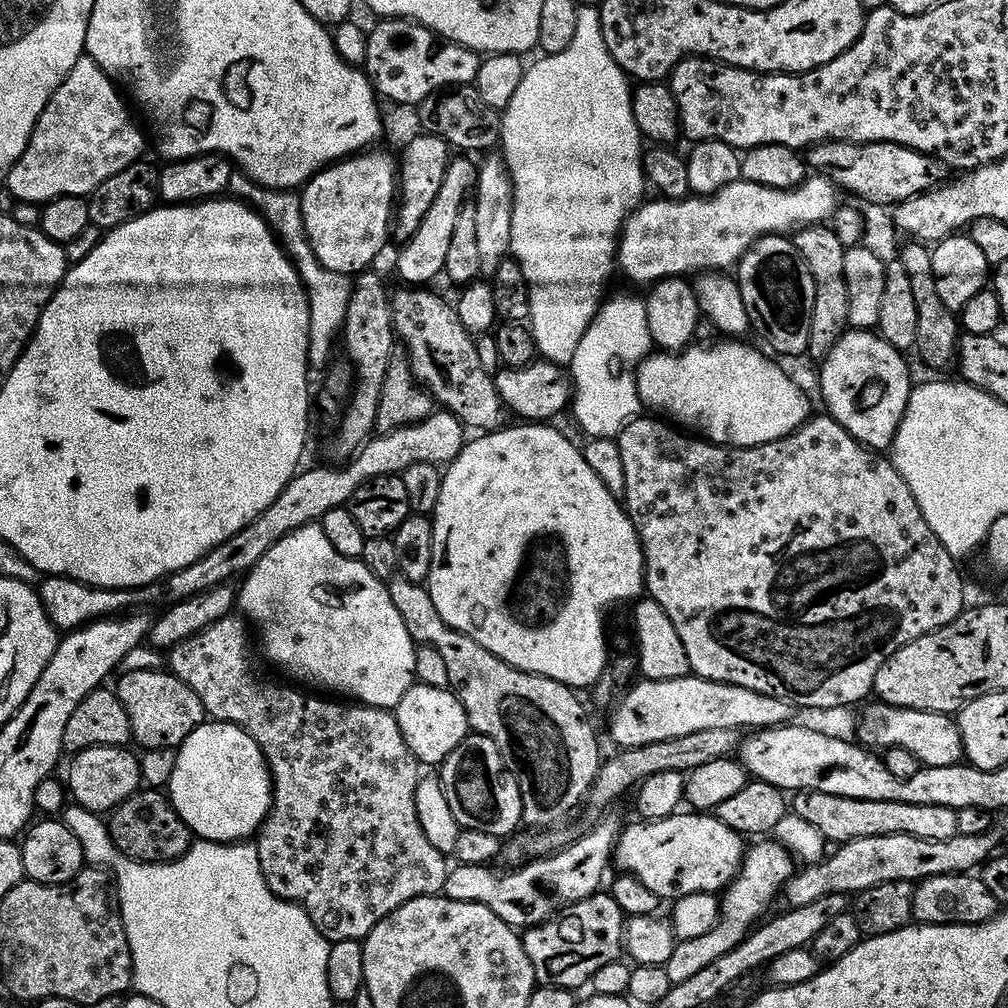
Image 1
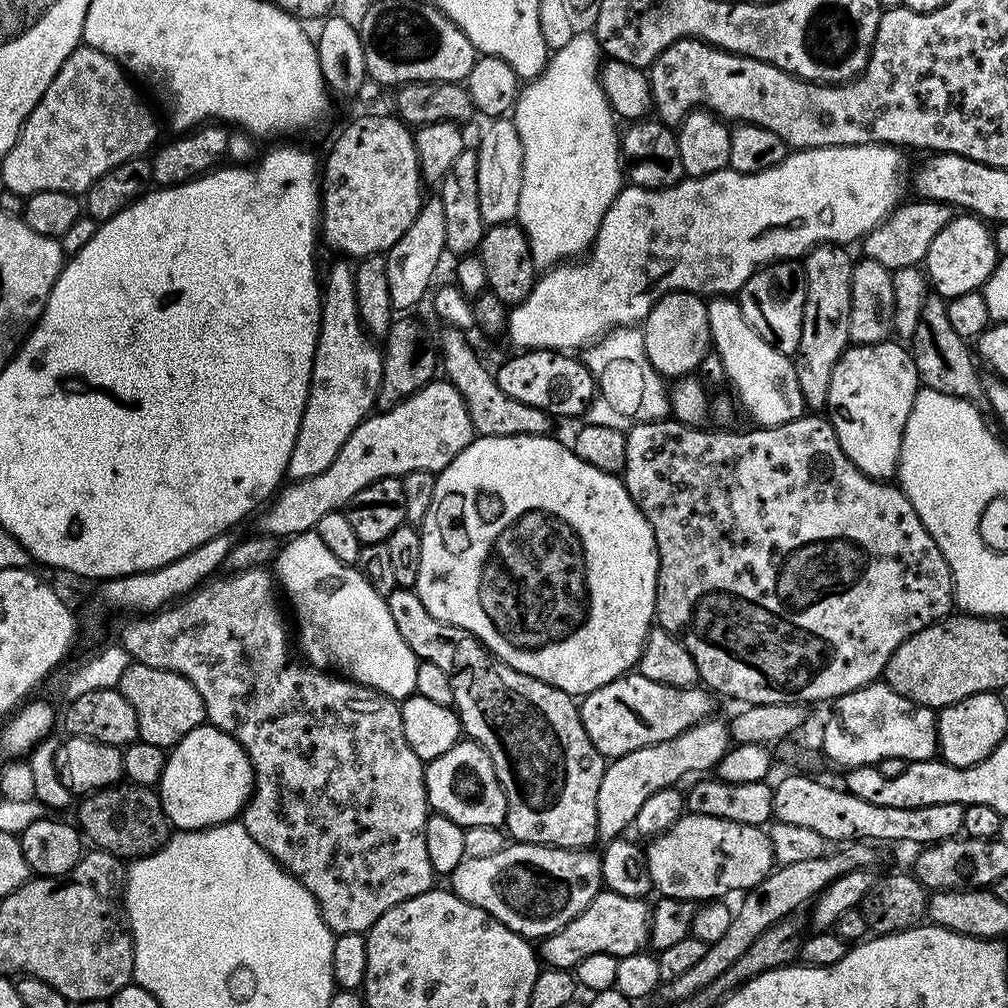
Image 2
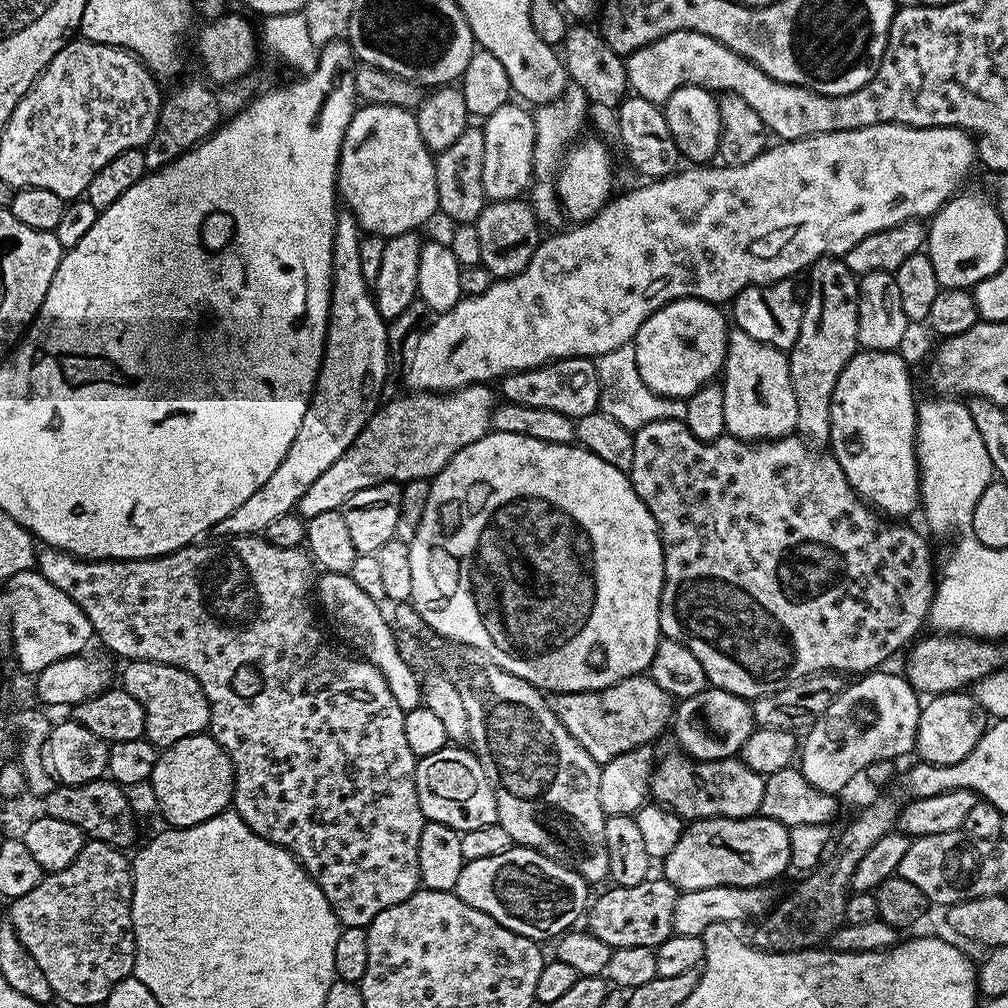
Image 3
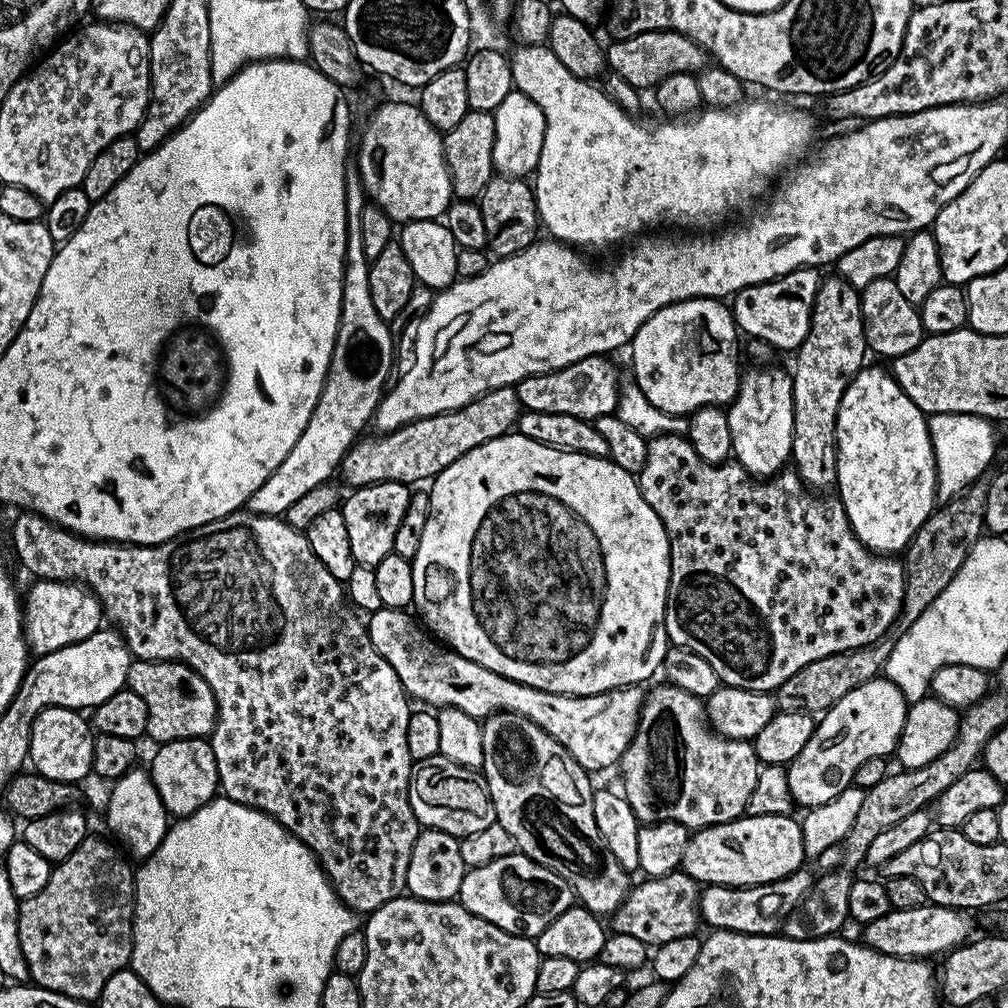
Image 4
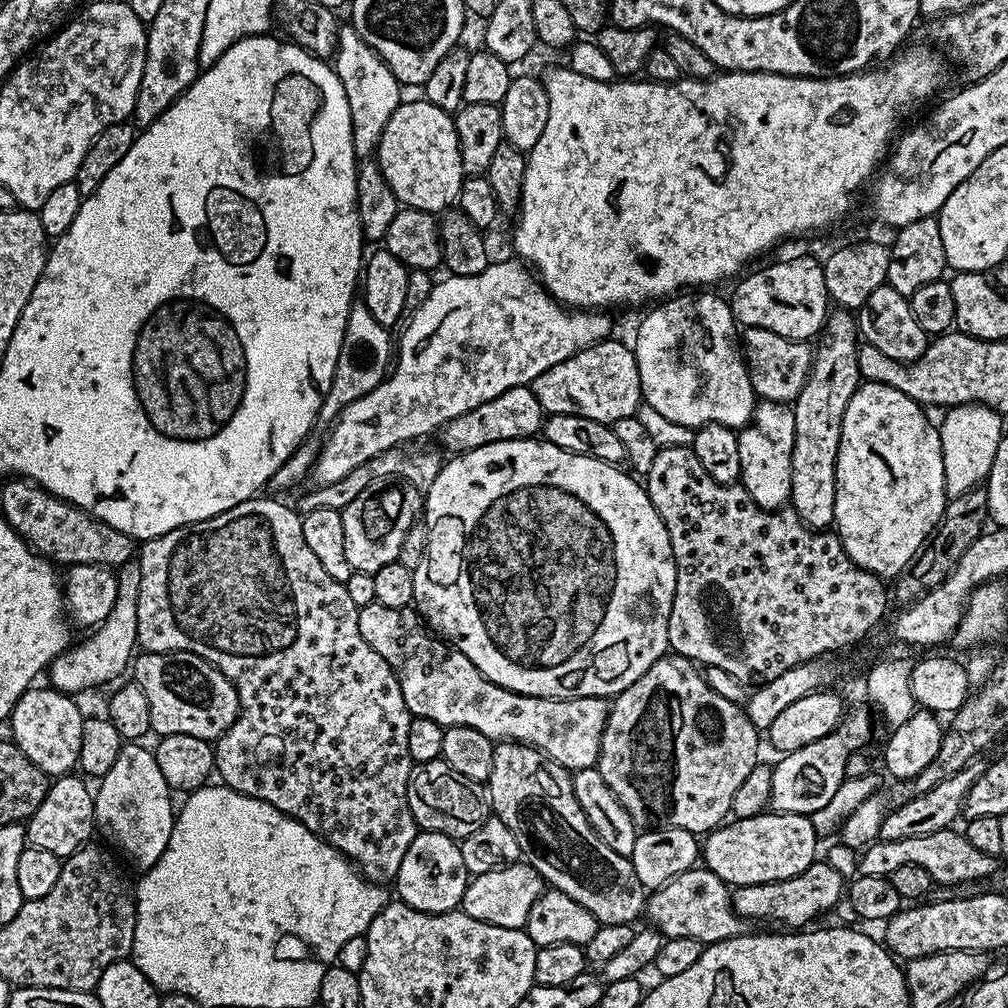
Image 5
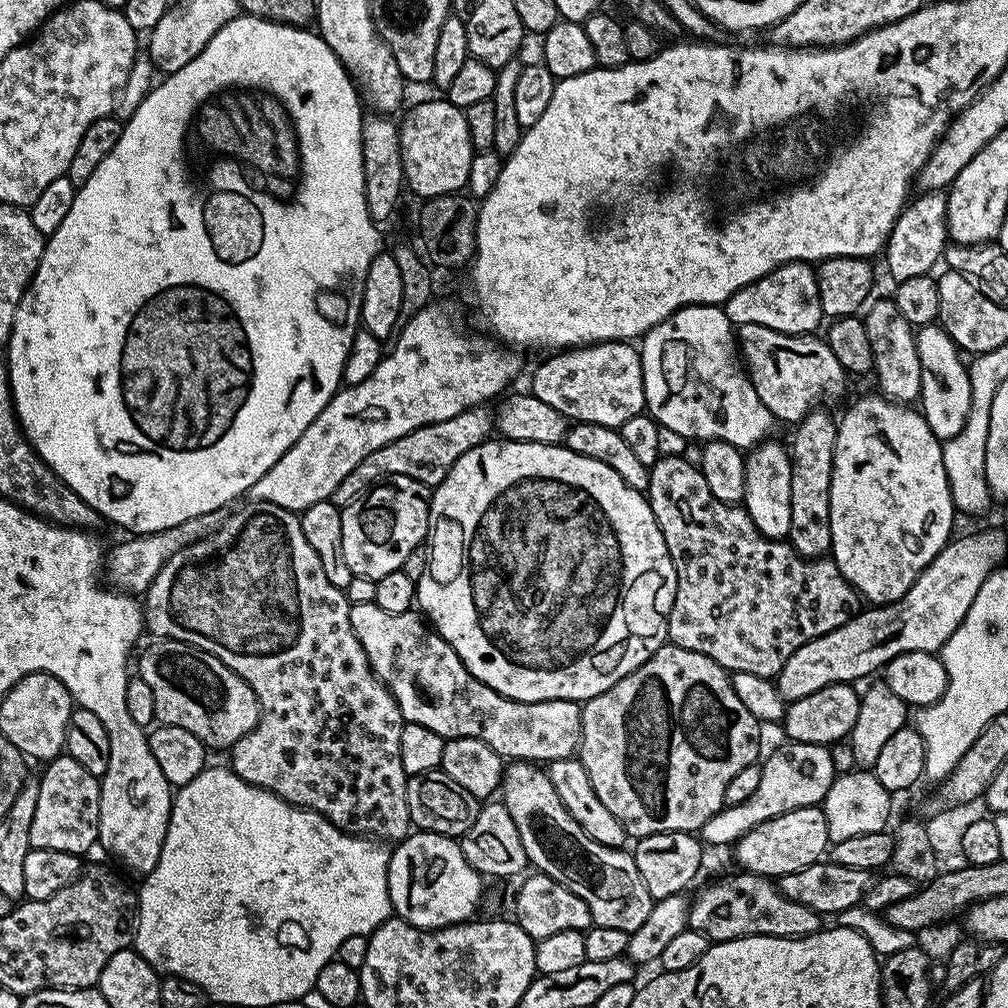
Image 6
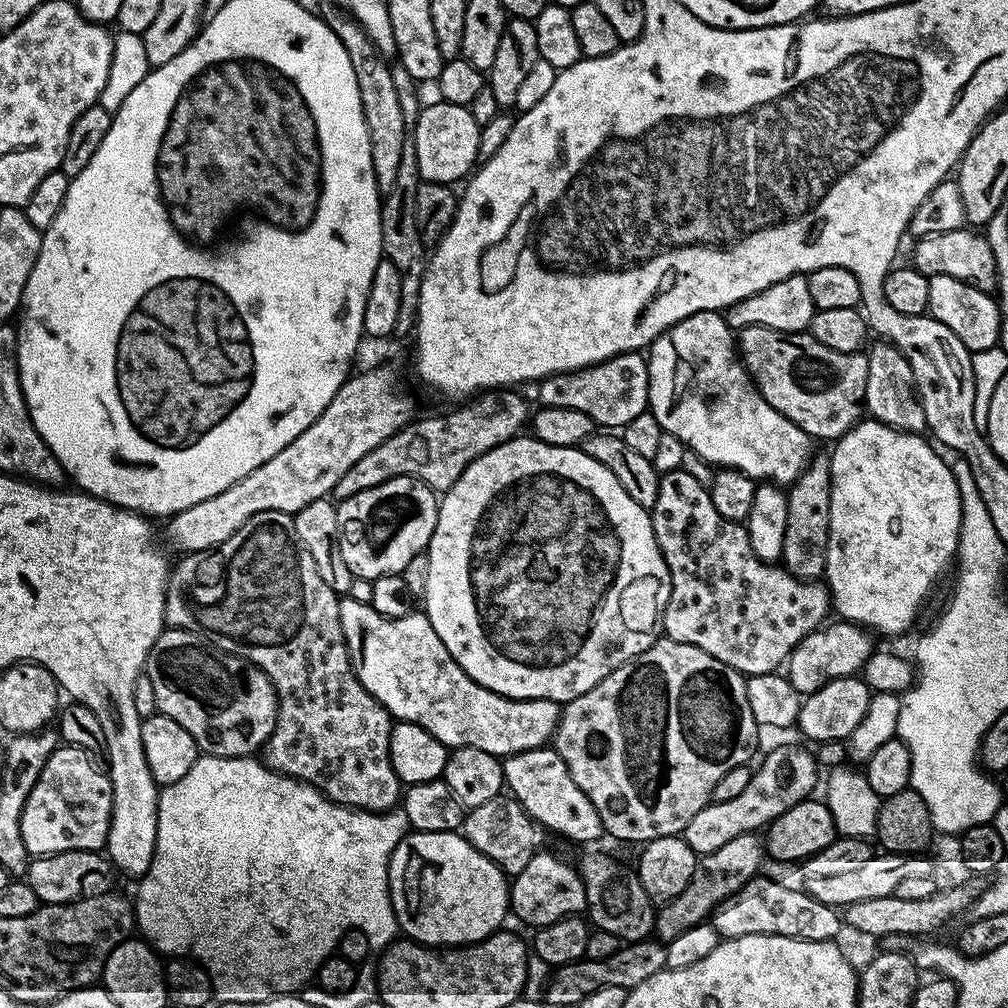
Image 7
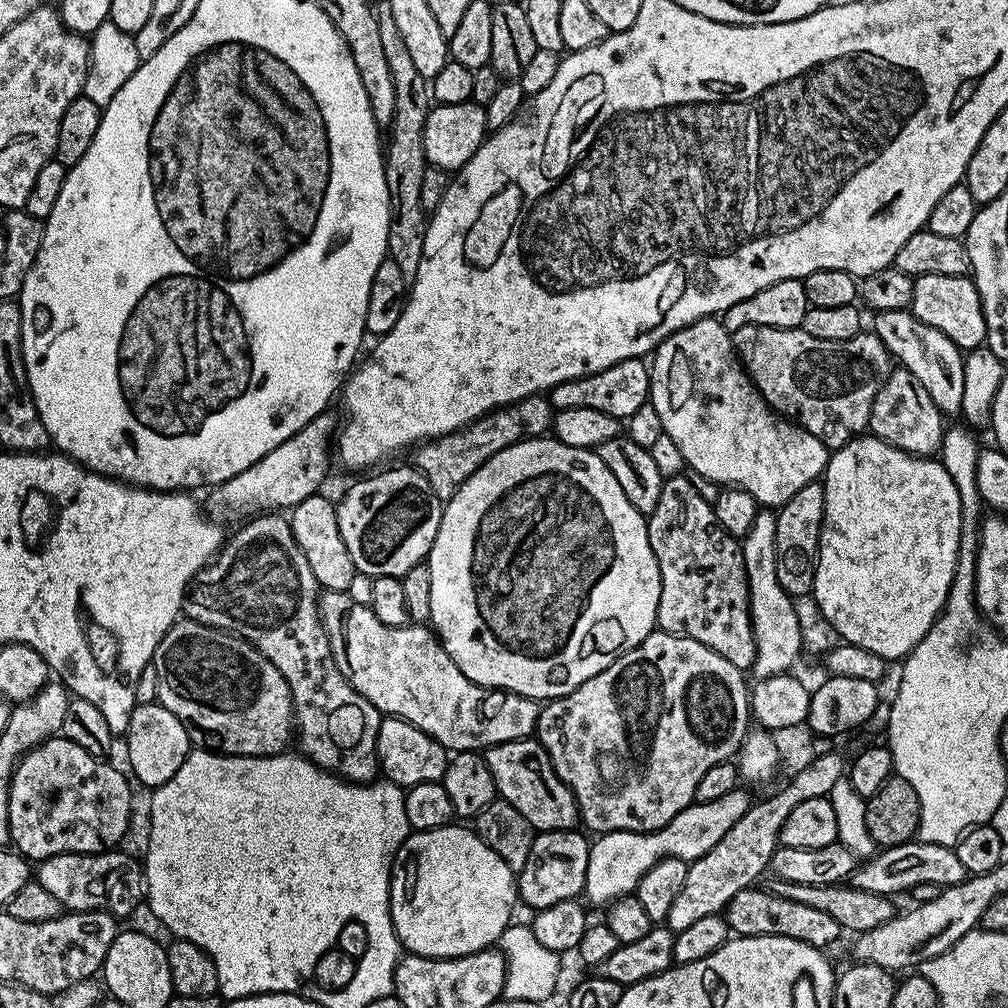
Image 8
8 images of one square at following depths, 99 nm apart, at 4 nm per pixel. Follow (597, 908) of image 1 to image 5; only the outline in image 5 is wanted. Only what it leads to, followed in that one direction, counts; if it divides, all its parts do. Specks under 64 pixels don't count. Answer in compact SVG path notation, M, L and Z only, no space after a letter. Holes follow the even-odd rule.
M703 866L686 870L655 889L646 900L646 920L661 937L669 940L694 938L706 946L719 946L723 940L743 937L746 927L744 917L734 910L729 885L718 878L718 874Z

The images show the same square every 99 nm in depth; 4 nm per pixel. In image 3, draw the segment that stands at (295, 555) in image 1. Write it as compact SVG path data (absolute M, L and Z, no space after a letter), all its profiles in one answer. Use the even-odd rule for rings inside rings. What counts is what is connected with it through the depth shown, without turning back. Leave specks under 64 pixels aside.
M324 572L321 577L321 580L319 577L314 584L314 596L319 607L321 604L326 615L333 616L342 627L349 628L350 631L360 635L360 644L364 647L363 655L380 671L382 678L386 678L386 682L390 686L390 694L394 694L398 706L402 706L405 713L421 707L421 677L419 675L416 677L412 673L408 666L409 661L401 654L397 633L394 631L389 617L387 620L380 613L381 605L367 597L358 586L354 586L351 575L343 576L333 572Z

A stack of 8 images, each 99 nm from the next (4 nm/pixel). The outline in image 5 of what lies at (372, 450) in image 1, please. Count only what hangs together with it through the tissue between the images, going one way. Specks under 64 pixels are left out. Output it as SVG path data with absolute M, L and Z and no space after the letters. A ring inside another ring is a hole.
M531 387L511 388L498 394L498 398L490 398L490 402L482 402L482 406L474 406L474 410L466 410L466 414L458 414L458 418L446 422L439 429L438 444L445 453L459 454L478 450L478 446L490 446L490 442L526 440L543 429L545 415L544 407L532 393Z

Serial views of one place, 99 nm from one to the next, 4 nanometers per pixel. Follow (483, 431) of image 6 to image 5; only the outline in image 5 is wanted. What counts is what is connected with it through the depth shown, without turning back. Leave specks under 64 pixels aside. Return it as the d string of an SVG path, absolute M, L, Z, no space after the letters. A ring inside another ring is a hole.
M420 446L391 448L366 462L362 462L362 466L354 466L354 470L350 470L350 474L346 474L346 478L338 478L338 482L312 486L312 489L300 501L295 501L296 511L301 514L310 510L338 510L343 512L346 506L350 506L350 502L354 502L354 498L358 498L358 494L362 494L362 490L366 490L366 486L370 486L372 480L399 478L410 482L414 487L421 490L434 486L434 478L440 472L442 463L441 449L436 446L433 448L416 447Z

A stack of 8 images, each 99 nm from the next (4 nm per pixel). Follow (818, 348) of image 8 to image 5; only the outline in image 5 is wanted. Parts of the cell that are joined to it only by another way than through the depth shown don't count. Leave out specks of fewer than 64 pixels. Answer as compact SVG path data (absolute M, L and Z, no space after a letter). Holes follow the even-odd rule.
M744 328L742 355L757 397L760 400L770 400L773 404L788 404L795 401L806 382L808 371L812 368L814 348L811 343L802 340L782 338L782 334L774 334L774 330Z

